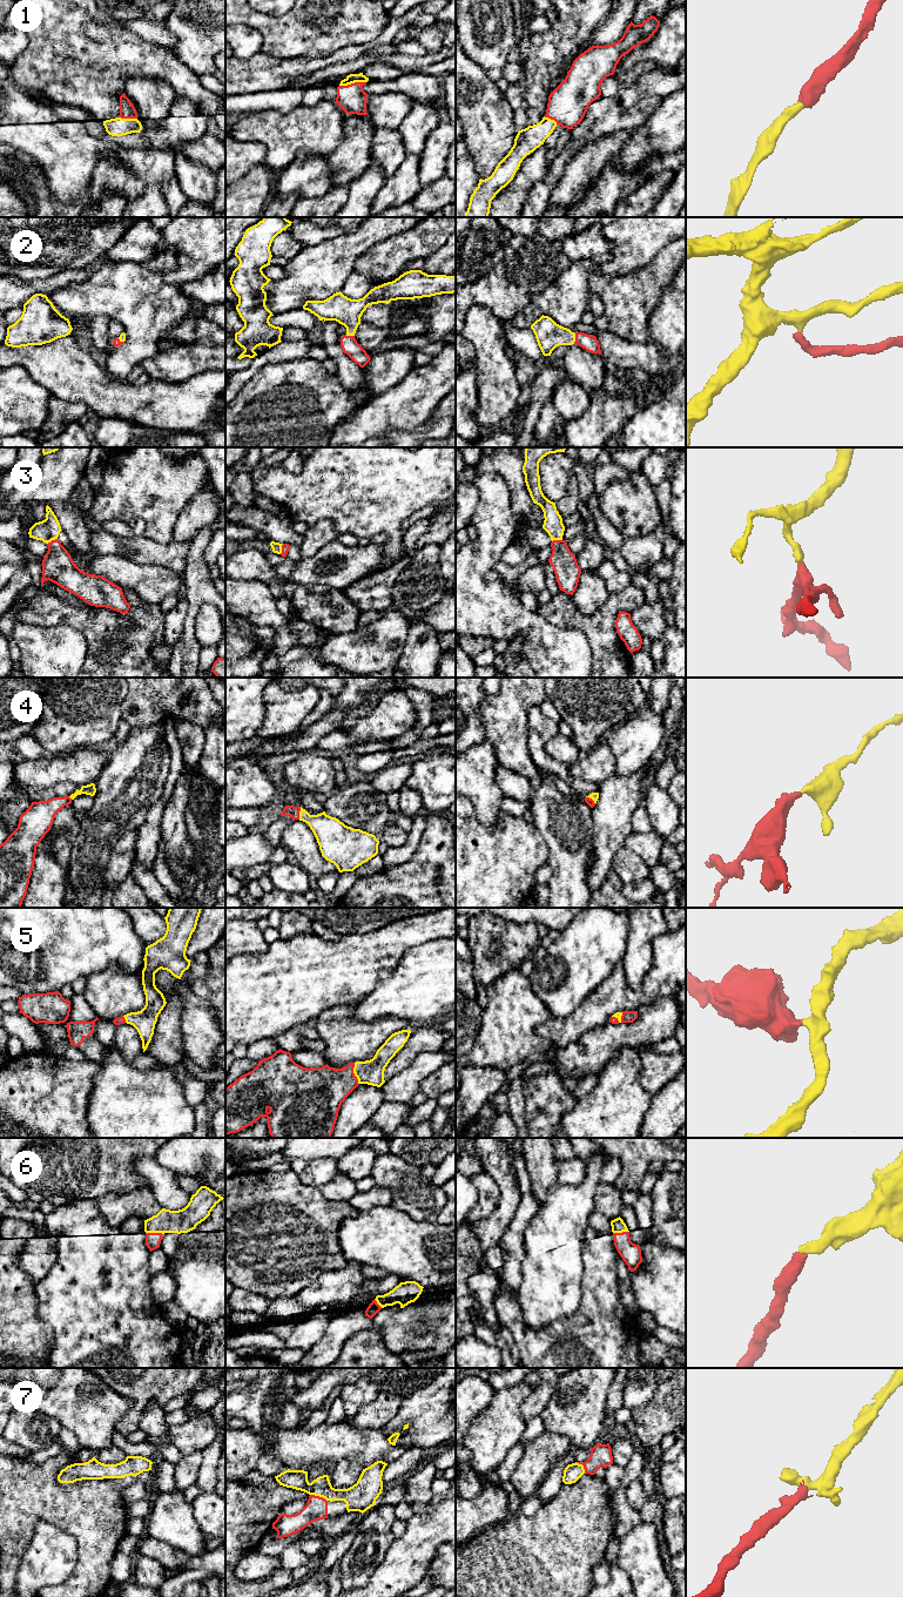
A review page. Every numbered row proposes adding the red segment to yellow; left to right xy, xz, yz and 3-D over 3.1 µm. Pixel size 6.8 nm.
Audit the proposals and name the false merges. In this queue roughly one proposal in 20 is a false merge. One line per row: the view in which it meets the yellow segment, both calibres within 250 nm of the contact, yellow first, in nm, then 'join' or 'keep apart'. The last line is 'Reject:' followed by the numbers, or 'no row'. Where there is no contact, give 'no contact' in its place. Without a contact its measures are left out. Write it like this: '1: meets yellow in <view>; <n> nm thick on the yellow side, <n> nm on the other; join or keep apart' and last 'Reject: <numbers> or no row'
1: meets yellow in xz; 70 nm thick on the yellow side, 190 nm on the other; join
2: meets yellow in yz; 190 nm thick on the yellow side, 110 nm on the other; join
3: meets yellow in xy; 150 nm thick on the yellow side, 220 nm on the other; join
4: meets yellow in xz; 220 nm thick on the yellow side, 80 nm on the other; join
5: meets yellow in xz; 170 nm thick on the yellow side, 320 nm on the other; join
6: meets yellow in xy; 160 nm thick on the yellow side, 110 nm on the other; join
7: meets yellow in xz; 150 nm thick on the yellow side, 150 nm on the other; join
Reject: no row

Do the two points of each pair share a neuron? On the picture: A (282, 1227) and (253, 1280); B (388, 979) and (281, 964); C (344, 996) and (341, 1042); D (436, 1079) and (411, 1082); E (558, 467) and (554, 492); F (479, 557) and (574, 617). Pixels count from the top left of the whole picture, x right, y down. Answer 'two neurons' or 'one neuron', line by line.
A: one neuron
B: two neurons
C: two neurons
D: two neurons
E: one neuron
F: two neurons

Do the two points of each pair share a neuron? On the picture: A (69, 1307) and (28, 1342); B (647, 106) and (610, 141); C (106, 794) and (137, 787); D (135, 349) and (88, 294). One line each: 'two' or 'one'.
A: two
B: two
C: one
D: one

